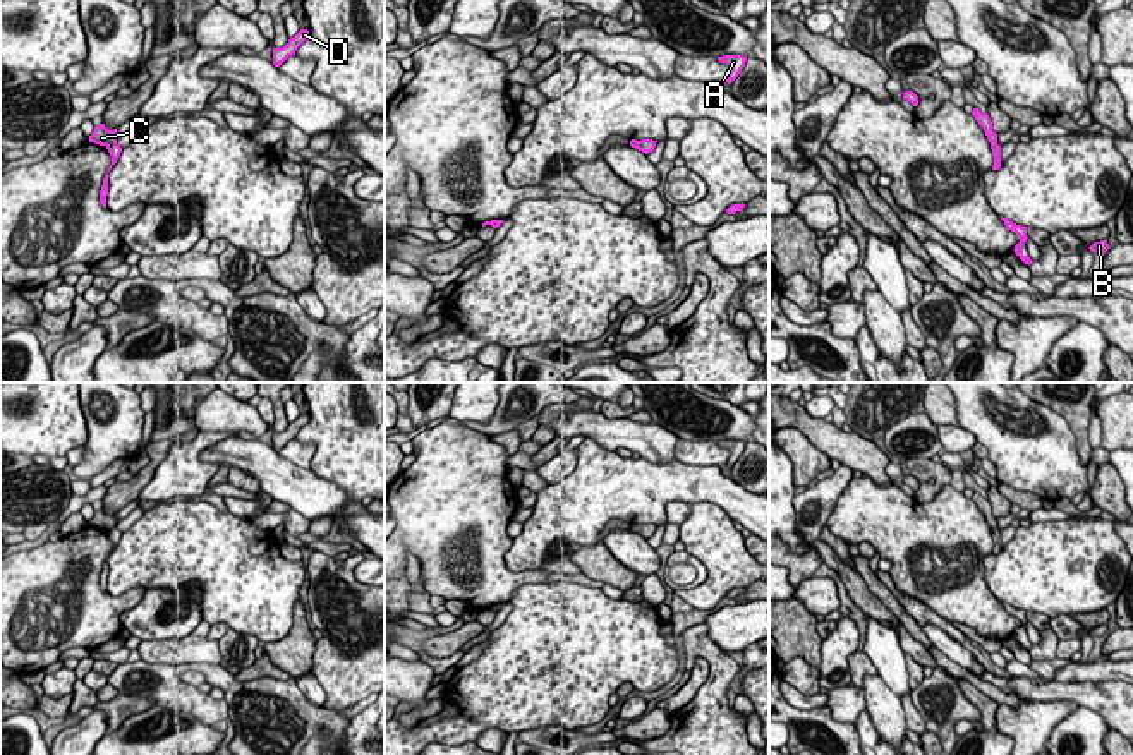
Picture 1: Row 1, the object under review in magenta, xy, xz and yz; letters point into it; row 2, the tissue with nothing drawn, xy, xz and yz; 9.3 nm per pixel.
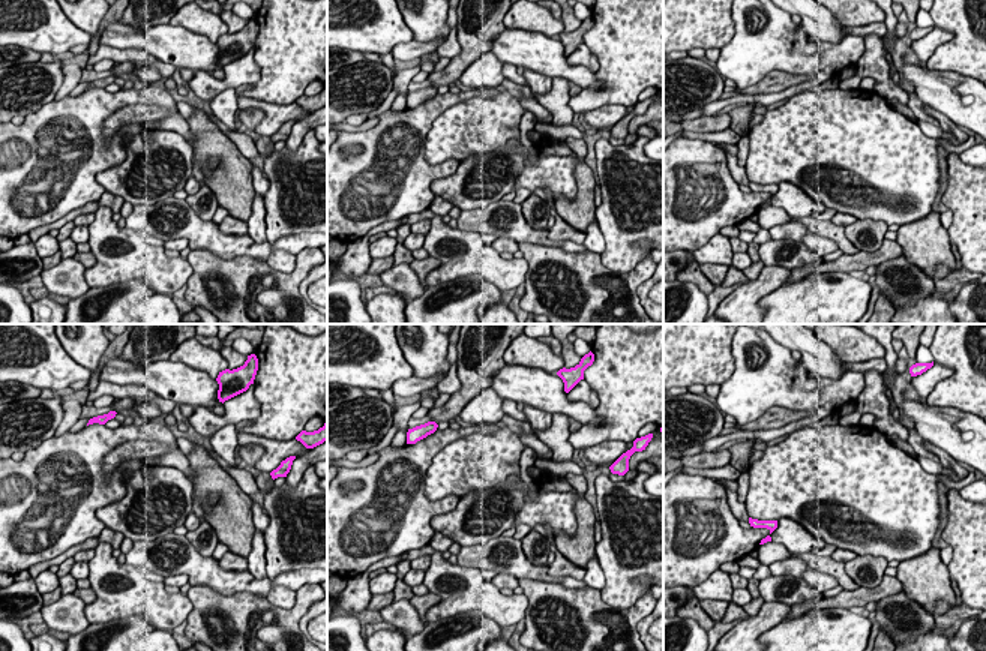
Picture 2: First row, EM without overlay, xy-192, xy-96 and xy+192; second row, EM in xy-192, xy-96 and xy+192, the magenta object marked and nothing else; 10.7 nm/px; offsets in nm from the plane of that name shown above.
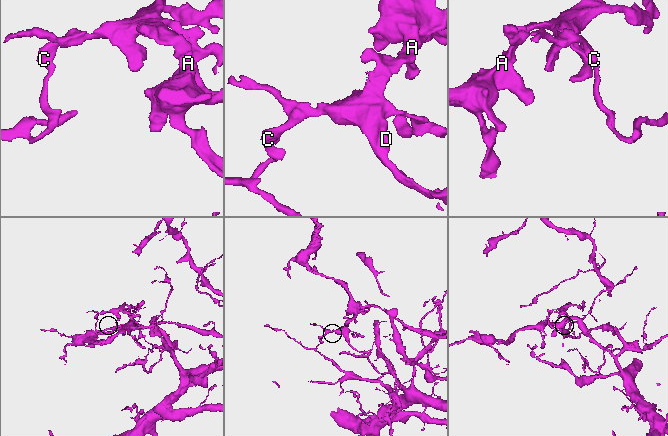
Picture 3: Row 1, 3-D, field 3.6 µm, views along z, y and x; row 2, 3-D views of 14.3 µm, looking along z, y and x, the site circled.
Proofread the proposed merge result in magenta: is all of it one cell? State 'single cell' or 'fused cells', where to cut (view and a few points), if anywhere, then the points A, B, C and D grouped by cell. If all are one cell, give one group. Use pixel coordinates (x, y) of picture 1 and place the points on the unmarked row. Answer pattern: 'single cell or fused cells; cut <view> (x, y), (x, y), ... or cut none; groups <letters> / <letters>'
fused cells; cut xy (115, 525), (107, 531); groups A C D / B

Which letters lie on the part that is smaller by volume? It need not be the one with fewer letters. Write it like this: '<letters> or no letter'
A, C, D

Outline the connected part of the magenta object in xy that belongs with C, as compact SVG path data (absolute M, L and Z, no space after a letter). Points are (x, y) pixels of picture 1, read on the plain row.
M100 508L94 511L93 518L89 520L89 527L100 528L100 530L110 530L117 527L117 513L108 515L105 508Z

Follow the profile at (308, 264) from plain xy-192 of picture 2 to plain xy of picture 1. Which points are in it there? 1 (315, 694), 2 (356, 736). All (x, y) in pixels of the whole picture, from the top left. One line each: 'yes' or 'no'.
1: no
2: no

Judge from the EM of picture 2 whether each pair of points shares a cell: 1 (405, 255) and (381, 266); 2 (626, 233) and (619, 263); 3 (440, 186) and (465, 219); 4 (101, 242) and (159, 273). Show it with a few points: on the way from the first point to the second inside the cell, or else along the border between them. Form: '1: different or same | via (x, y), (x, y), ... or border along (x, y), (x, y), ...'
1: same | via (399, 255), (387, 263)
2: same | via (620, 240), (620, 255)
3: different | border along (497, 201), (462, 212)
4: same | via (111, 255), (144, 261)

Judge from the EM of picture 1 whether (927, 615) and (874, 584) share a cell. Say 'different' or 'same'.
same

